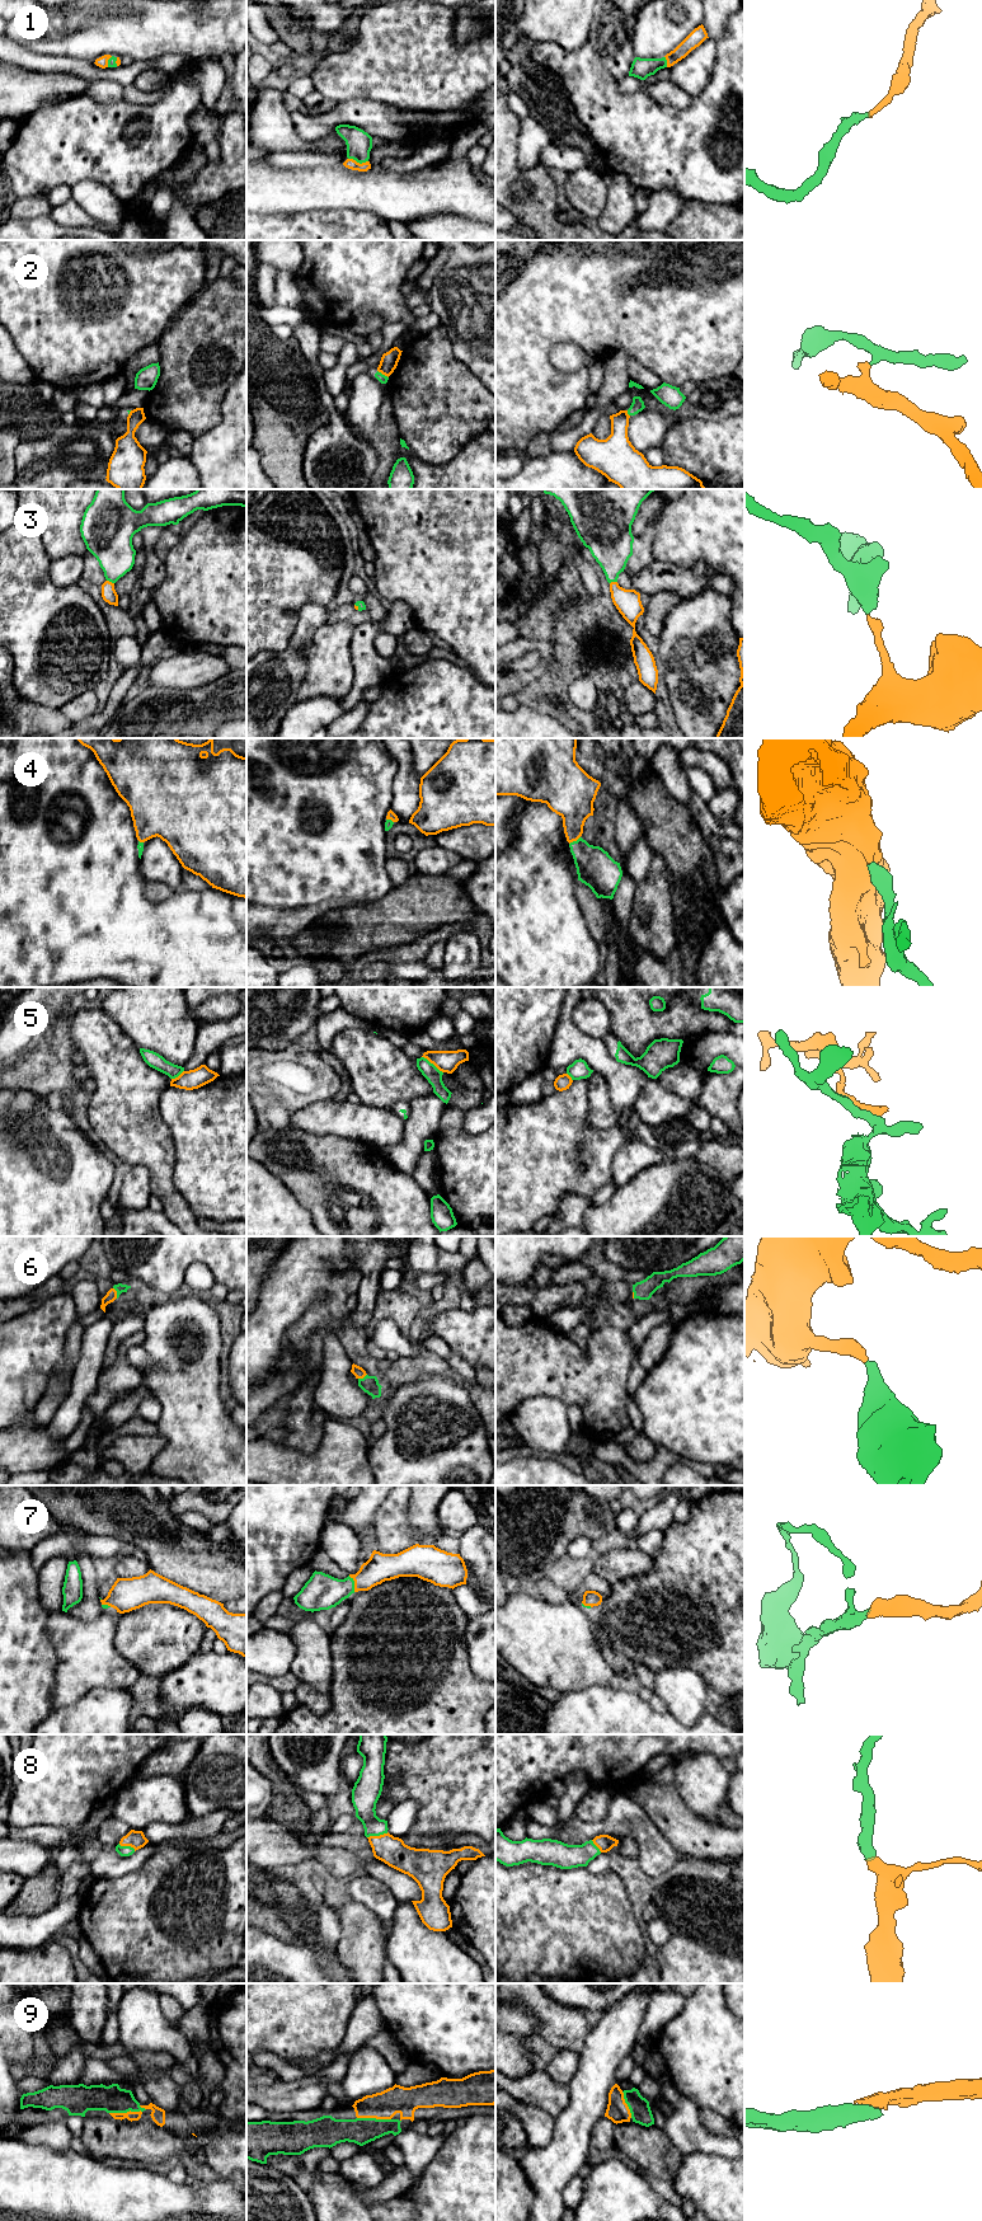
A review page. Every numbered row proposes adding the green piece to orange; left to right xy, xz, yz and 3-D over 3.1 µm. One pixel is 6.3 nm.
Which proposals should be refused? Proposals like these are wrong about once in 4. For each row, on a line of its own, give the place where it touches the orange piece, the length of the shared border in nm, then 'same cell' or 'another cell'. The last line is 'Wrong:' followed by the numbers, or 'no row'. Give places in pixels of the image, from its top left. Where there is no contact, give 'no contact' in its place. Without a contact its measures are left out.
1: xz (358, 163) | 130 nm | same cell
2: xz (383, 374) | 90 nm | another cell
3: xy (111, 582) | 50 nm | same cell
4: yz (574, 840) | 90 nm | same cell
5: xz (432, 1062) | 170 nm | another cell
6: xy (116, 1292) | 80 nm | same cell
7: xz (355, 1583) | 110 nm | same cell
8: xz (377, 1836) | 140 nm | same cell
9: xy (127, 2112) | 240 nm | same cell
Wrong: 2, 5

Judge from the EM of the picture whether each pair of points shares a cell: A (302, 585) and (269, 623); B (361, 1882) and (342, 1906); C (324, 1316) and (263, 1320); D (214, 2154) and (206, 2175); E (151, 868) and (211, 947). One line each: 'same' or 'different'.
A: same
B: different
C: different
D: different
E: different

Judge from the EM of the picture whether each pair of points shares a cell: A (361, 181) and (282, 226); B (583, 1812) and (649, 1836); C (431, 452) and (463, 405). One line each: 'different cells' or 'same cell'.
A: different cells
B: different cells
C: same cell

